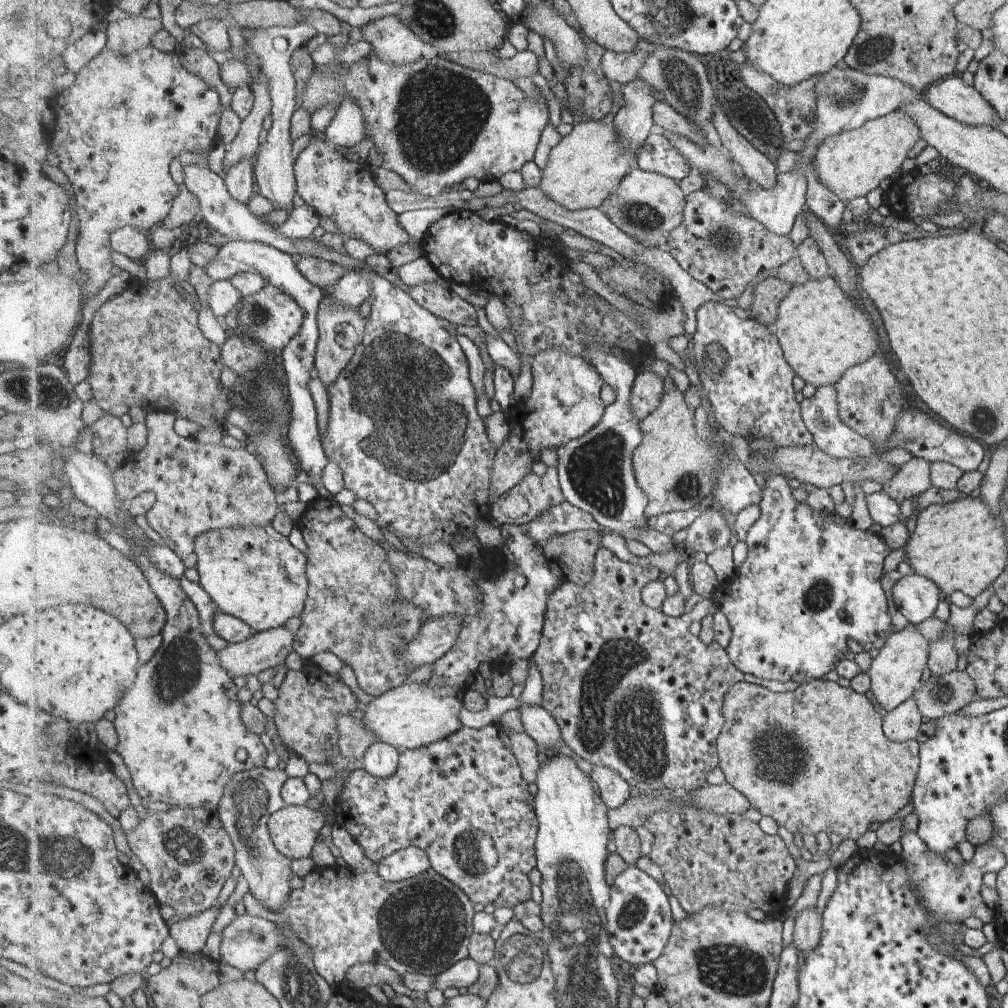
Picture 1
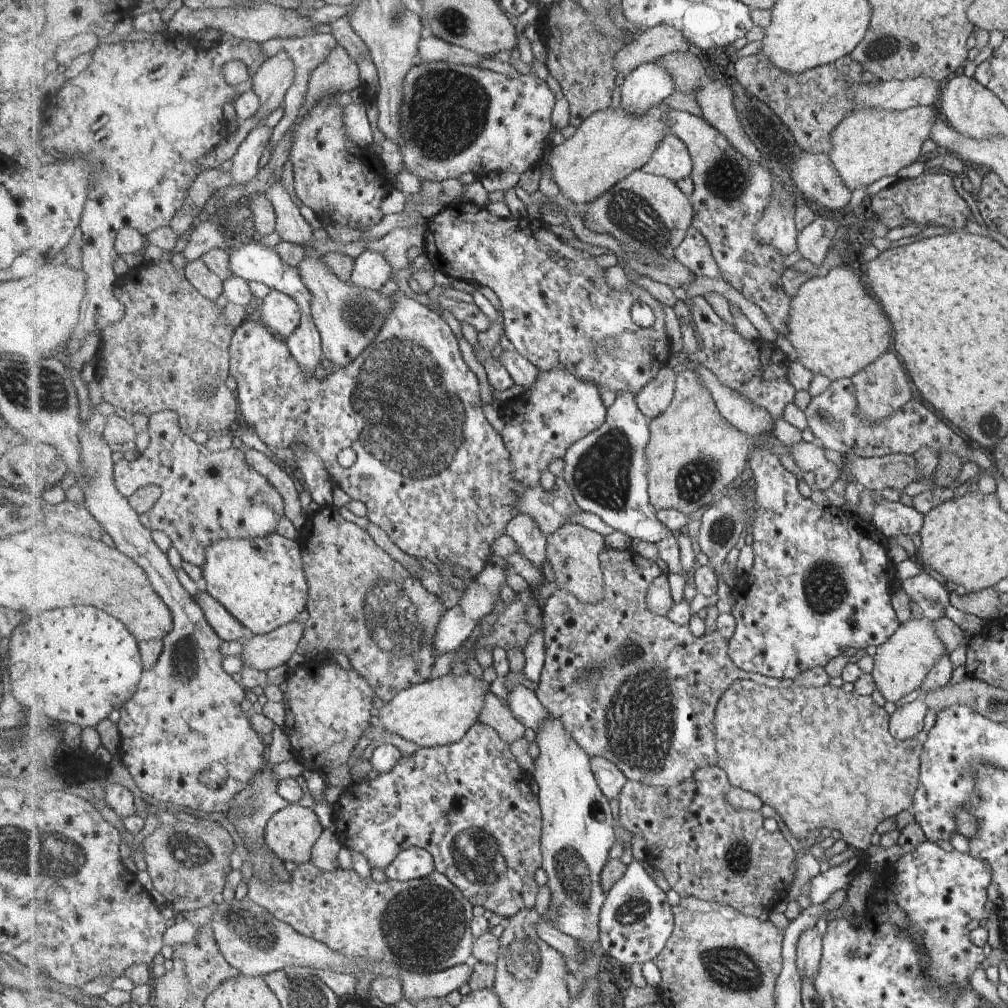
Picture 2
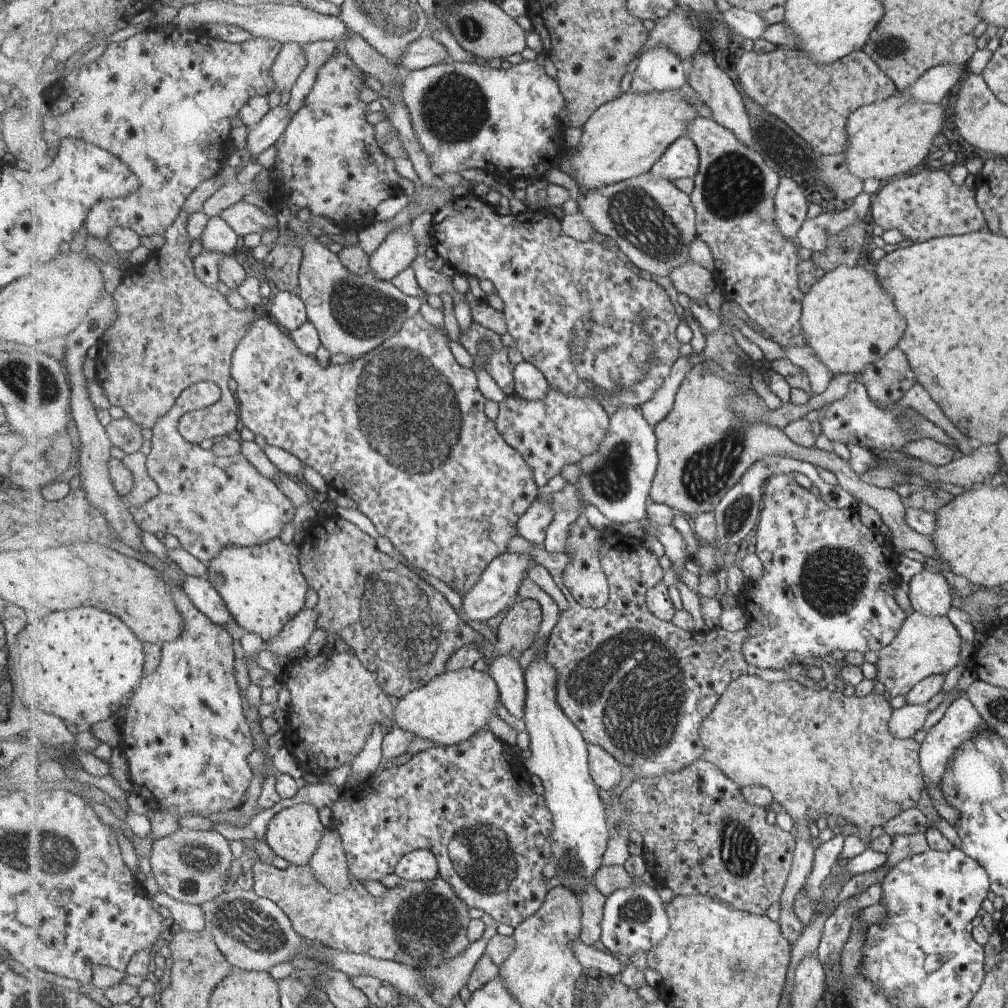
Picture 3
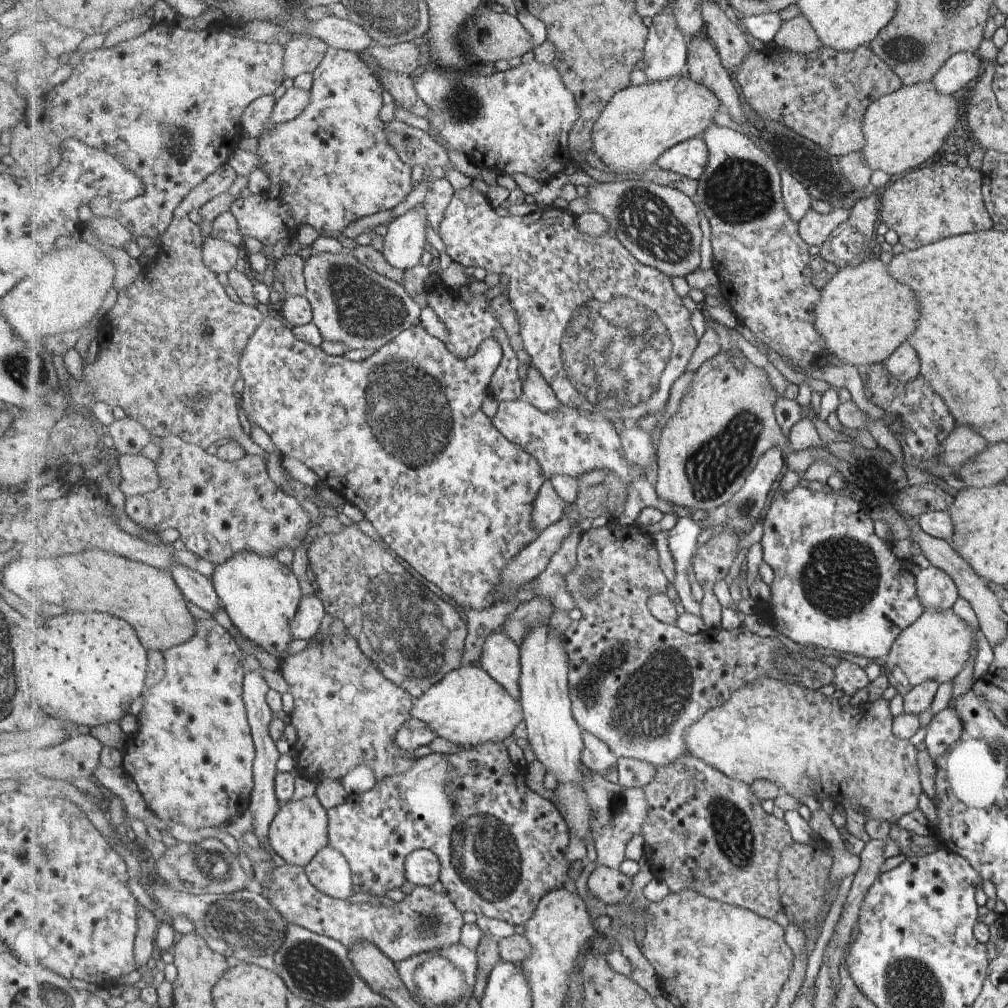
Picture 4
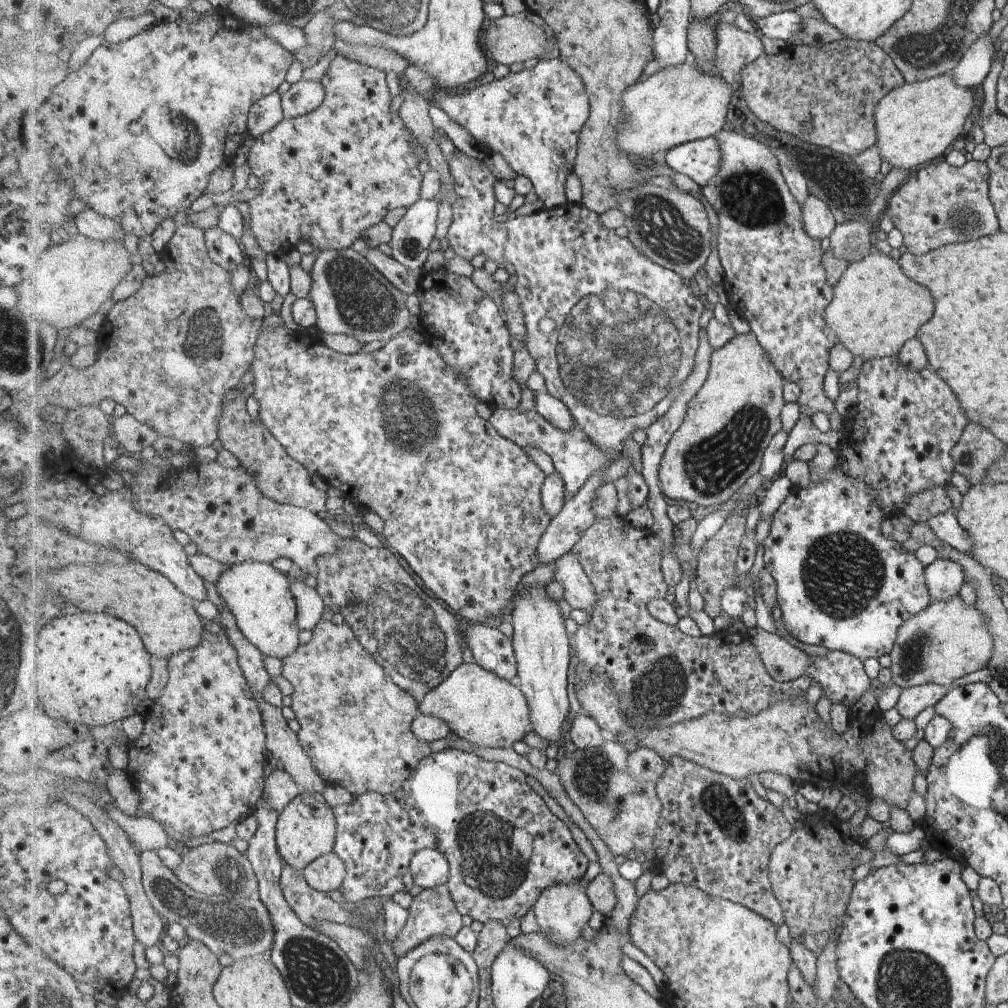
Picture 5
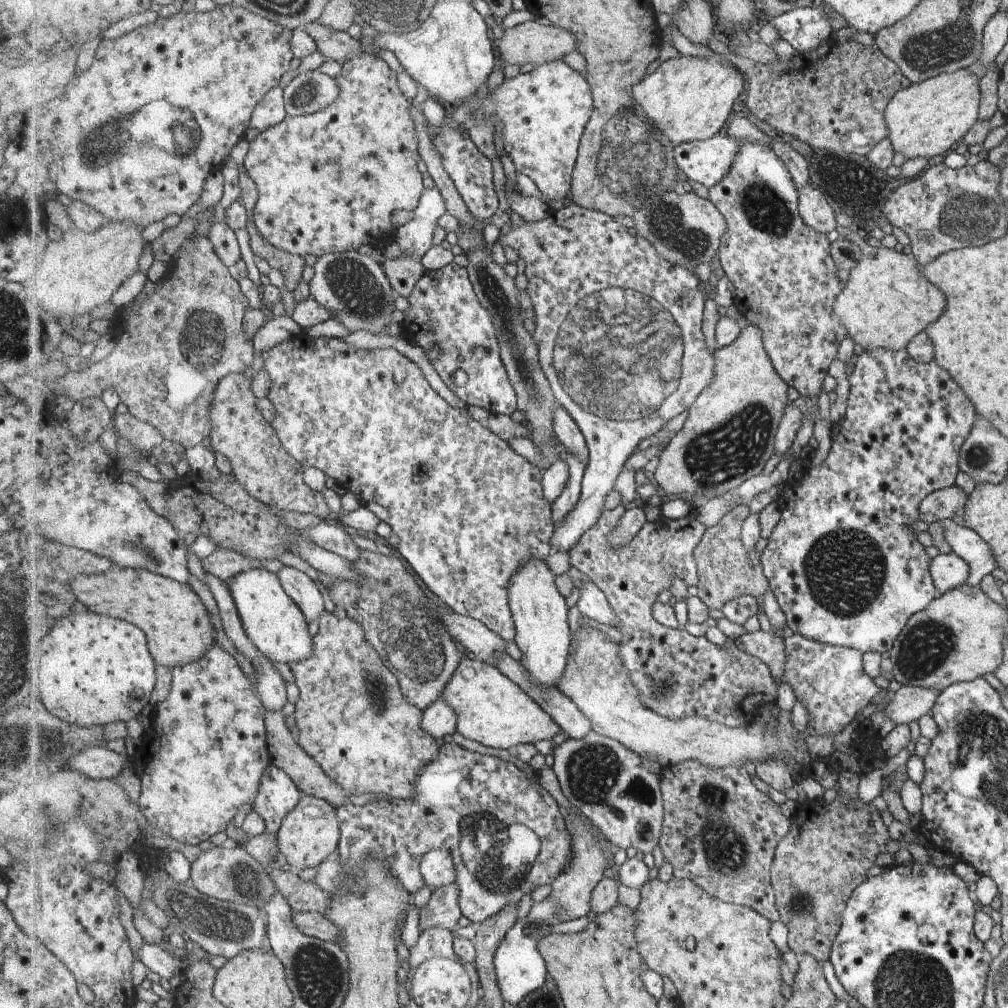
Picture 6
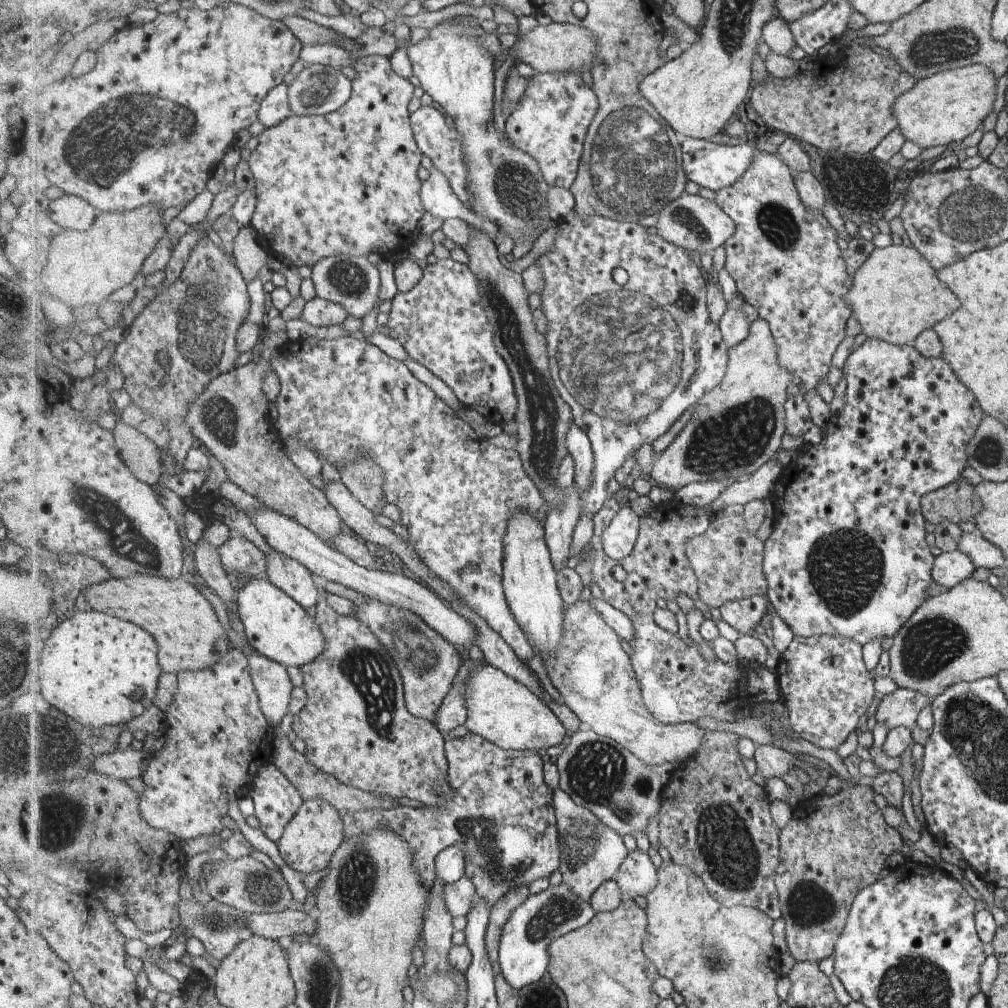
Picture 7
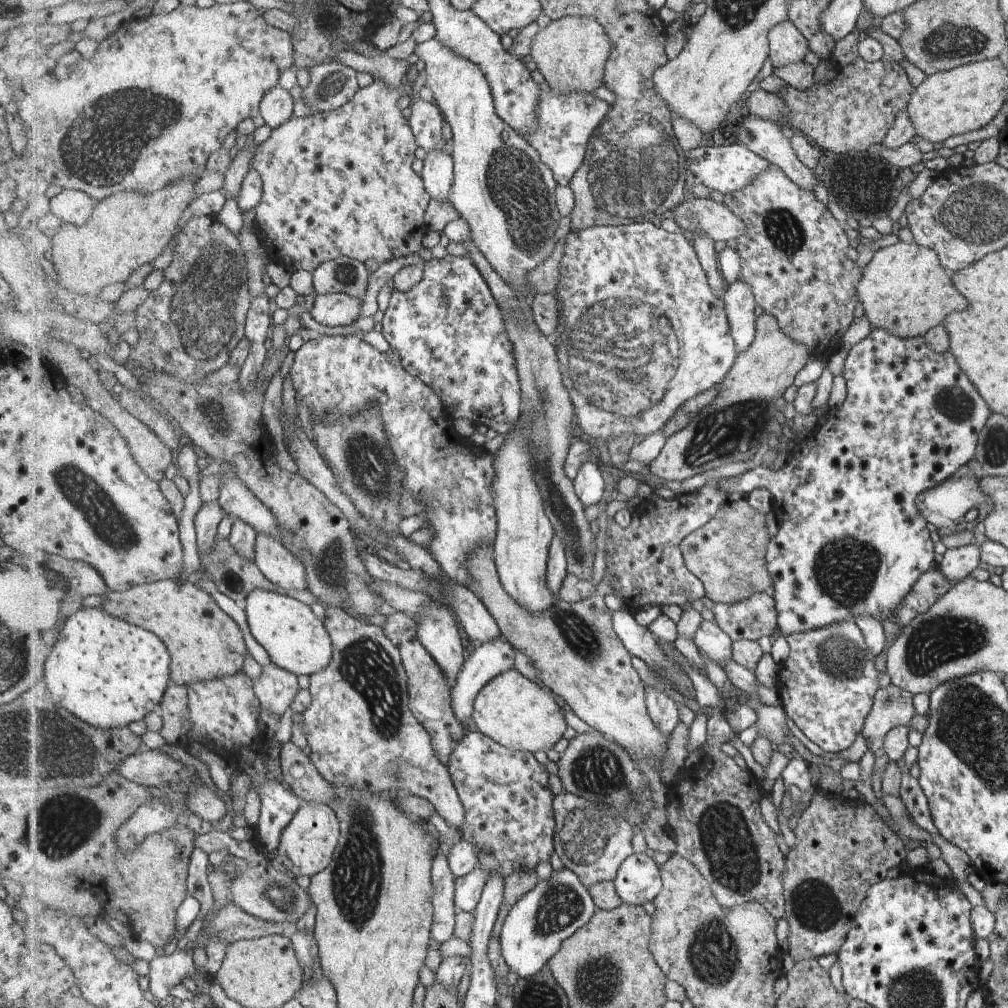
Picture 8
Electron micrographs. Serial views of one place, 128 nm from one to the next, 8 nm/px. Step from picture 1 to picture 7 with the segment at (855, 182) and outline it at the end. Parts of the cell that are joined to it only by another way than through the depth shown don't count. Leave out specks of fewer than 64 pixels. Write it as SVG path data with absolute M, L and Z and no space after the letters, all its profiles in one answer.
M973 64L919 79L911 90L896 99L892 108L896 125L903 132L905 140L917 144L923 150L931 148L937 152L949 142L960 142L967 134L971 134L977 124L983 122L993 104L995 80L991 72L984 64Z

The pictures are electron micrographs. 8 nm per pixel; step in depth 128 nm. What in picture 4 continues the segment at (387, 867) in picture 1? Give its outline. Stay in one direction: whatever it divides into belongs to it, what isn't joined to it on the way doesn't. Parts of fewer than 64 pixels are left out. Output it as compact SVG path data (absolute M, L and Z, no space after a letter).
M417 849L404 861L406 879L416 886L433 886L441 882L440 857L431 849Z

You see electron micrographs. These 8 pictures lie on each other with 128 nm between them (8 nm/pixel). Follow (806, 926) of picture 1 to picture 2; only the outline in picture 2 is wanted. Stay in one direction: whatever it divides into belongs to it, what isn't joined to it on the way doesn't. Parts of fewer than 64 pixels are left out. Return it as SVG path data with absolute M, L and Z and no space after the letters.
M818 926L809 927L803 932L798 945L798 968L801 975L814 982L821 967L824 940Z

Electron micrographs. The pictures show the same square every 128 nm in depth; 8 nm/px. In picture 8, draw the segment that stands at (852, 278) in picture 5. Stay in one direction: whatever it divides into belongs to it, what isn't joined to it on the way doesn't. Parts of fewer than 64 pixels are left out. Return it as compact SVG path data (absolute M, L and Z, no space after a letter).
M897 241L876 249L873 260L863 270L857 296L873 328L881 328L897 338L922 337L931 328L941 325L954 311L965 310L967 302L957 292L952 274L940 264L931 248Z

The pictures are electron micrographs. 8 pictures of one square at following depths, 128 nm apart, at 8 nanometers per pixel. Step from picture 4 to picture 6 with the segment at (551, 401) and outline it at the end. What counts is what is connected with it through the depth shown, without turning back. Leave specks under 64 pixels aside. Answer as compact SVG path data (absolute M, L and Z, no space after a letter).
M561 405L554 410L554 432L559 442L570 452L577 454L581 461L589 464L590 449L587 440L577 422Z

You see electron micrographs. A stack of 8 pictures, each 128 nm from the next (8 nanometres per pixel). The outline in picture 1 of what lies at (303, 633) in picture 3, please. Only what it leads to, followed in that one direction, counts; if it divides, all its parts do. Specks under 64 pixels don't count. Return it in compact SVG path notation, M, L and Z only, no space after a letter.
M284 627L262 631L247 641L227 644L224 649L218 652L220 664L231 677L256 676L265 669L284 663L287 660L287 656L294 652L294 638L295 636Z

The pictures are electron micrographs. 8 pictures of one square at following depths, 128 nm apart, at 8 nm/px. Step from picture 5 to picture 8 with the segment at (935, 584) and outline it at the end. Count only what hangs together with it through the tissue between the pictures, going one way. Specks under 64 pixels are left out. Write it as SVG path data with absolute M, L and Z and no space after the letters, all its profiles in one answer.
M970 543L947 549L939 557L941 574L949 580L963 580L979 564L979 546Z

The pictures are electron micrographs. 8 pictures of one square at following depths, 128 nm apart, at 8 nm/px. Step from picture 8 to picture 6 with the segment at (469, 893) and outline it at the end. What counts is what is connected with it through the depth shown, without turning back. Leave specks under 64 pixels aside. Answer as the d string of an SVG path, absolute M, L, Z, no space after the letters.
M456 882L445 887L434 888L428 903L419 912L421 932L434 927L455 931L460 927L459 922L462 917L460 891Z

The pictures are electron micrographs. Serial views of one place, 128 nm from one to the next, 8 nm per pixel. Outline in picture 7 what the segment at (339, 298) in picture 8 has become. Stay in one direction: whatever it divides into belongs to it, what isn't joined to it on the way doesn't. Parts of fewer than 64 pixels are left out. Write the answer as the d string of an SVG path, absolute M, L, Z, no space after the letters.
M315 296L305 303L300 319L307 320L316 328L318 326L328 327L342 324L349 315L343 304Z

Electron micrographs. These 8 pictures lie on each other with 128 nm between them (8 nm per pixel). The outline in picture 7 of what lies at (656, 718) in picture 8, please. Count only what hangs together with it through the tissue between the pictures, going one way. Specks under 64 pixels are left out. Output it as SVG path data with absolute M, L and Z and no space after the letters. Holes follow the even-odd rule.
M675 497L656 504L648 515L641 516L640 534L634 551L623 560L615 560L605 552L601 533L613 522L619 509L617 501L609 498L594 516L592 578L601 588L604 599L627 614L635 624L635 640L629 644L634 651L632 662L649 712L668 725L694 723L705 716L733 721L735 712L729 702L735 698L735 690L741 688L747 692L747 669L729 666L716 654L713 661L705 660L693 638L685 640L679 633L671 634L654 619L659 598L678 603L681 597L701 599L700 581L687 554L687 539L707 532L713 519L711 506L691 506ZM617 566L622 566L626 572L625 580L615 578Z

